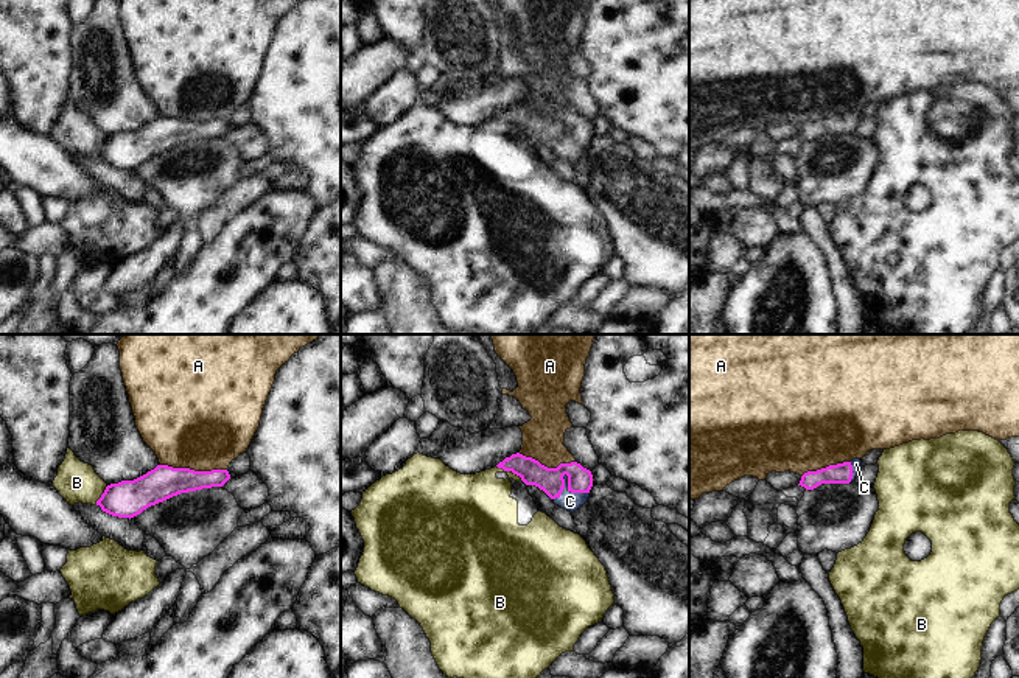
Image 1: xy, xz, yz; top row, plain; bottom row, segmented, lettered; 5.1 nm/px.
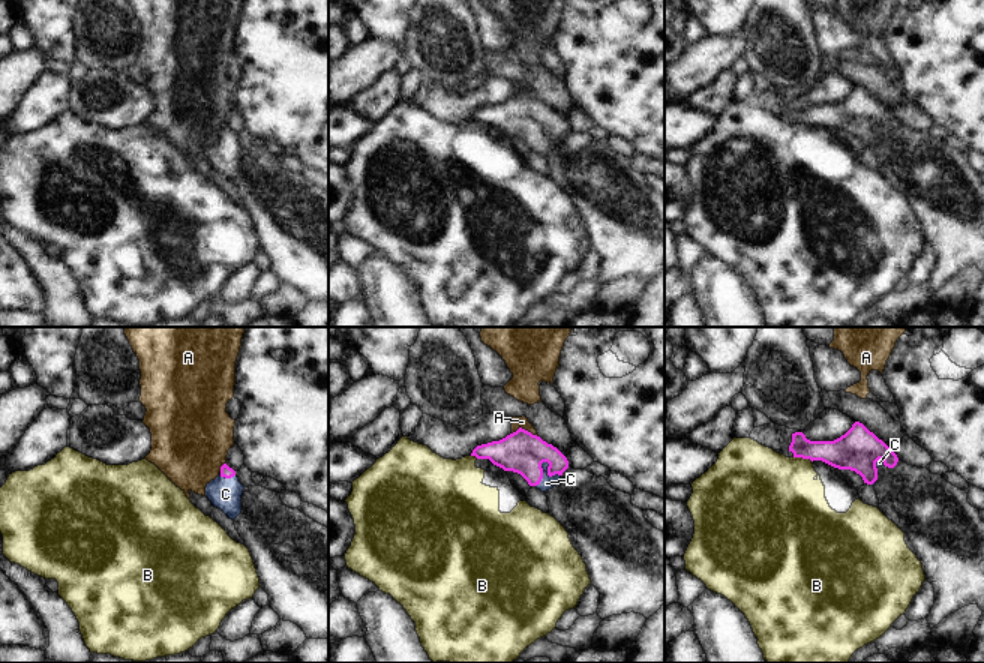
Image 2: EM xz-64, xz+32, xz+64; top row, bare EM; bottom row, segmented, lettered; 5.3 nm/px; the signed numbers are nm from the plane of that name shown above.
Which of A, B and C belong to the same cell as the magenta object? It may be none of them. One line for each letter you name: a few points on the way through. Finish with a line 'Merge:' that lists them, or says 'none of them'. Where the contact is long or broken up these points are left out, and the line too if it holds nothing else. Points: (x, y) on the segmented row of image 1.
C: Path across: xz (551, 481), (563, 484), (570, 490), (570, 501)
Merge: C

